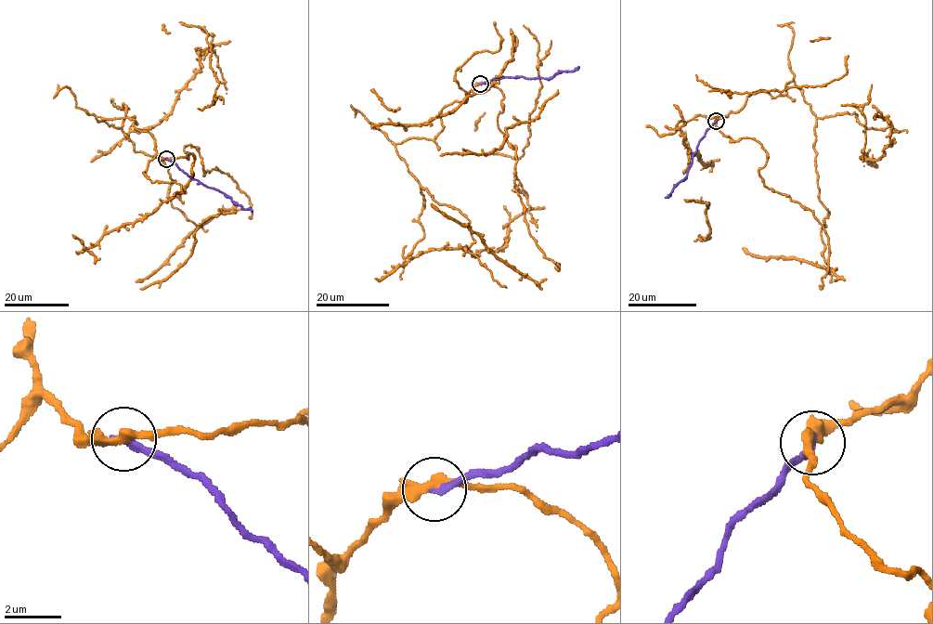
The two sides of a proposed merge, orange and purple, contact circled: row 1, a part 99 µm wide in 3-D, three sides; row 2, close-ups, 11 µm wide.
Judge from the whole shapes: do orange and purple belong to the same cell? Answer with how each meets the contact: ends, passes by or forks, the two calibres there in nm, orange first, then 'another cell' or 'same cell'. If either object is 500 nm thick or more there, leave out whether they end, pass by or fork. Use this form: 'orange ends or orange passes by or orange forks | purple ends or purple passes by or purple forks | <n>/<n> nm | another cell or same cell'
orange passes by | purple ends | 300/260 nm | another cell

